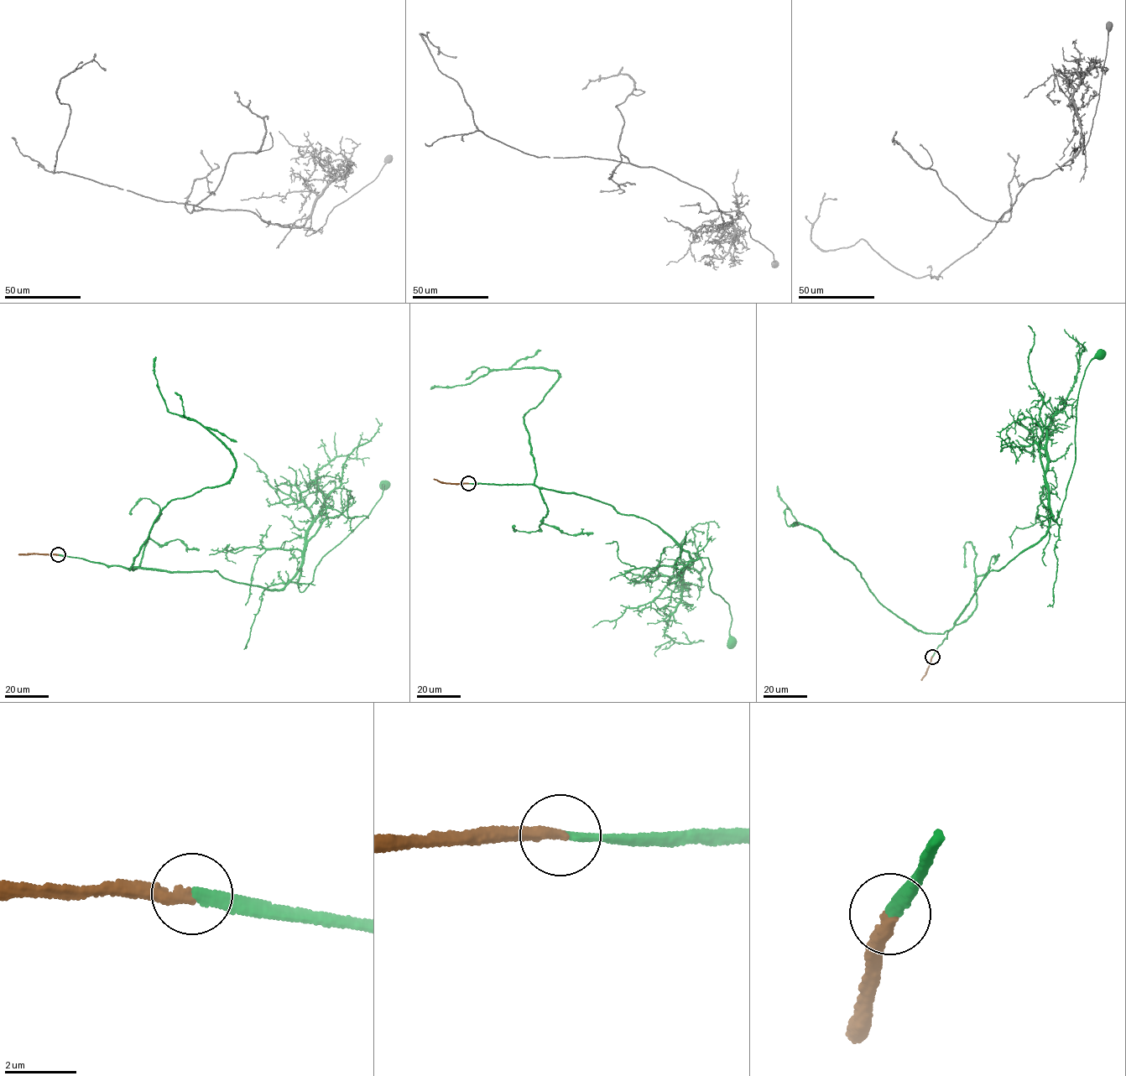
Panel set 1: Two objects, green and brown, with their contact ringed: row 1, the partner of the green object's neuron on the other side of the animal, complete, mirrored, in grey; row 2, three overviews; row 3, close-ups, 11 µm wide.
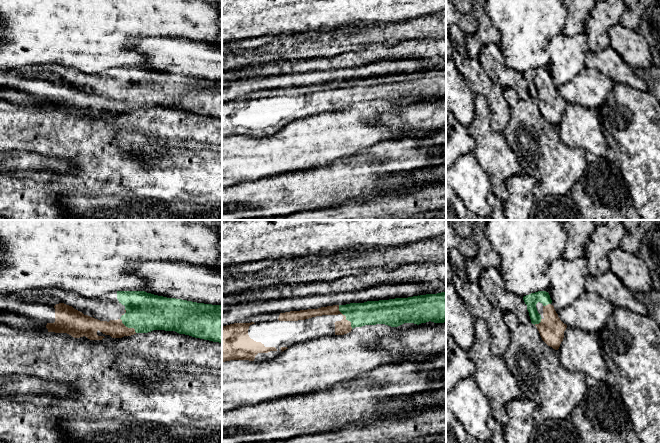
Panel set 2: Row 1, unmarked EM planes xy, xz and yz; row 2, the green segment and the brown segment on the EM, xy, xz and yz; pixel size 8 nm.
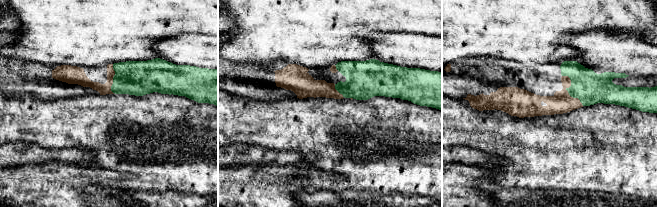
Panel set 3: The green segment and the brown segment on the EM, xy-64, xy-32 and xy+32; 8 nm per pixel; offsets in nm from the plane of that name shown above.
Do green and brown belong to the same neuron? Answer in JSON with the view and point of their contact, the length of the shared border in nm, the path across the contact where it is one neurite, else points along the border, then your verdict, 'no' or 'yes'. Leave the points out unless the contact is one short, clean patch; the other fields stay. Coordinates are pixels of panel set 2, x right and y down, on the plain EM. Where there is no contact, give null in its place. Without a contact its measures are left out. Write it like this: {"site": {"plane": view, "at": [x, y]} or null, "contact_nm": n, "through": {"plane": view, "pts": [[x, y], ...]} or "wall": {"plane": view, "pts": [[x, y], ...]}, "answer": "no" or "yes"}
{"site": {"plane": "xz", "at": [346, 93]}, "contact_nm": 220, "answer": "yes"}

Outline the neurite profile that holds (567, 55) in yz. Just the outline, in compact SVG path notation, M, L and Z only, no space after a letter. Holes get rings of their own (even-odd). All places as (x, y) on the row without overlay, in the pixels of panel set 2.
M587 35L553 37L547 45L548 69L556 88L570 82L585 66L589 52Z

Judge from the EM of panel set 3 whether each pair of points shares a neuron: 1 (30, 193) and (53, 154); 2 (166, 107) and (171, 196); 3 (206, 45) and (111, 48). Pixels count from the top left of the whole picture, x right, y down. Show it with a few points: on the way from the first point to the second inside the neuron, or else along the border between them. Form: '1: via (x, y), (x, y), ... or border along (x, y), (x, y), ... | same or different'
1: border along (72, 163), (45, 161), (26, 165) | different
2: border along (147, 190), (155, 192), (175, 190), (194, 194) | different
3: border along (175, 36), (166, 36), (154, 44), (156, 57) | different

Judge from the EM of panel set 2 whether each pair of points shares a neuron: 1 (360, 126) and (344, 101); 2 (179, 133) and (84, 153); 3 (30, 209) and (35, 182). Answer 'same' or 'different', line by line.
1: different
2: same
3: same

